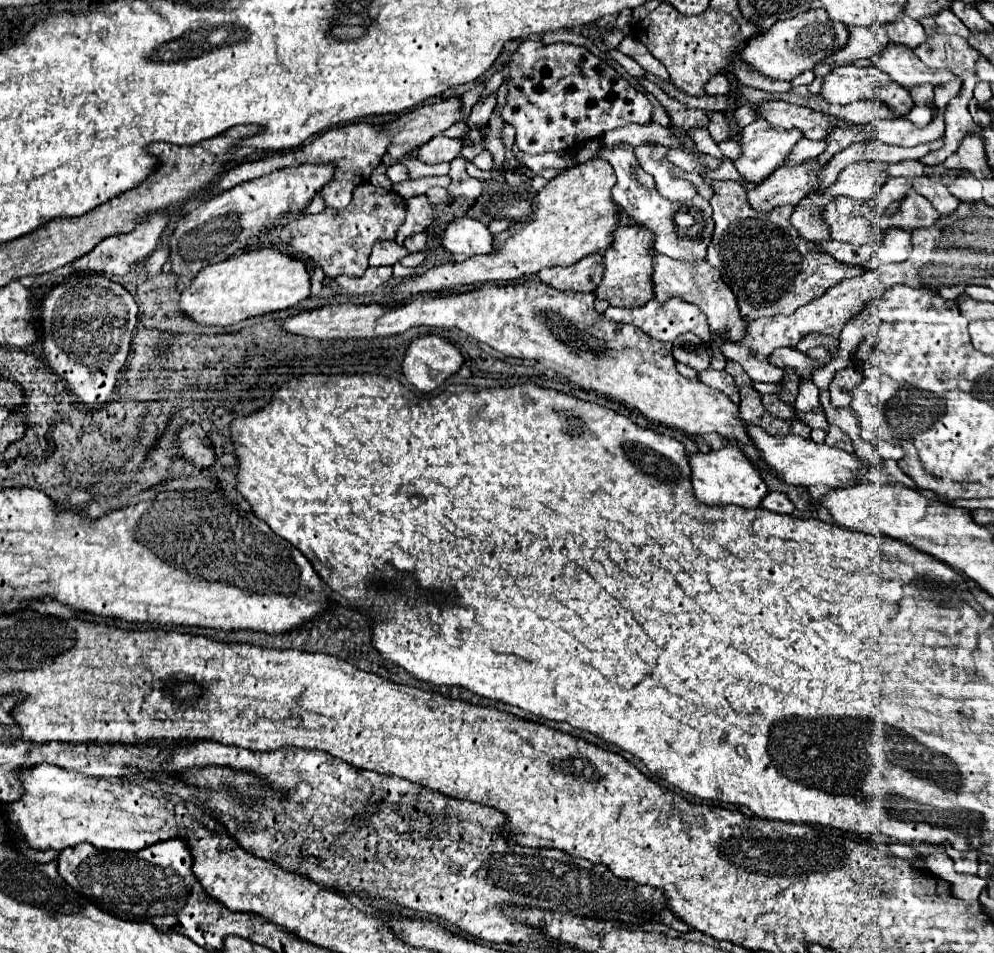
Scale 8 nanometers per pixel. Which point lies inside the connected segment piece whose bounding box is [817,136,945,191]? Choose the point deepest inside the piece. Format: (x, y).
(858, 151)

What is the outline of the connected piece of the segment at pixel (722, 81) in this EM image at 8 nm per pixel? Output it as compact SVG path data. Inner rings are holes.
M719 73L707 83L707 93L709 95L727 95L731 91L731 81L727 75Z

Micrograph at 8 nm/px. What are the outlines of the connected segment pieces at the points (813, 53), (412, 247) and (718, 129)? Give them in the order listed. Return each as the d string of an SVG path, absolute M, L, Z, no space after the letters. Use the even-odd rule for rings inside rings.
M813 9L797 17L779 21L769 31L763 31L759 37L751 39L747 47L741 49L741 59L767 77L779 81L791 81L799 73L813 69L817 63L821 63L835 51L841 51L847 45L847 39L849 31L843 23L833 23L827 11L823 9Z
M413 233L405 239L405 249L409 253L415 253L415 251L425 251L427 249L427 235L425 233Z
M707 113L707 115L709 115L709 129L711 129L709 133L717 143L733 137L731 127L729 127L729 119L723 113Z

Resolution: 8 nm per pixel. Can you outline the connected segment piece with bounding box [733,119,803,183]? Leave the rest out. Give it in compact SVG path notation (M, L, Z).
M757 119L751 125L747 125L741 133L741 149L743 155L739 159L733 161L733 165L737 167L737 171L753 183L761 183L761 179L765 179L767 175L771 175L771 171L775 171L779 165L783 165L793 149L793 145L803 139L801 131L795 129L781 129L781 127L771 127L771 123L767 123L765 119Z

